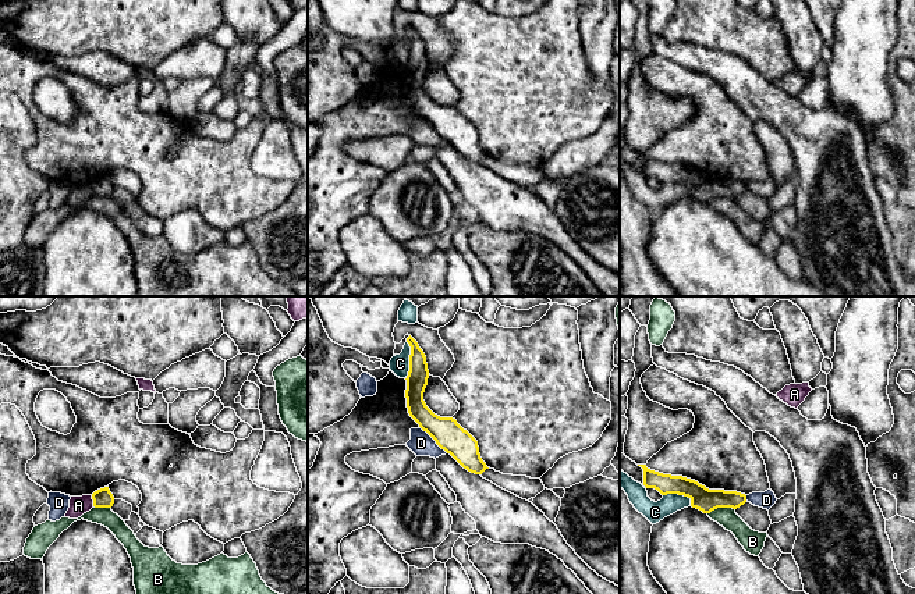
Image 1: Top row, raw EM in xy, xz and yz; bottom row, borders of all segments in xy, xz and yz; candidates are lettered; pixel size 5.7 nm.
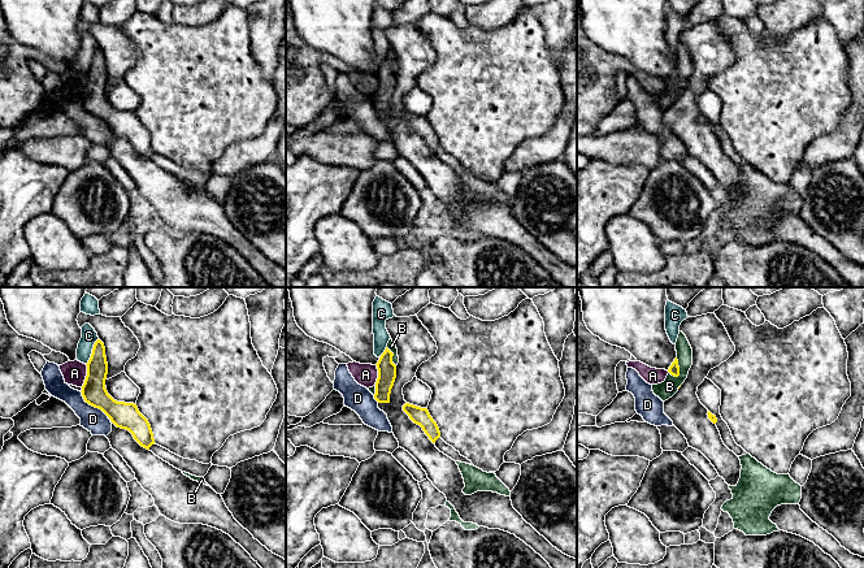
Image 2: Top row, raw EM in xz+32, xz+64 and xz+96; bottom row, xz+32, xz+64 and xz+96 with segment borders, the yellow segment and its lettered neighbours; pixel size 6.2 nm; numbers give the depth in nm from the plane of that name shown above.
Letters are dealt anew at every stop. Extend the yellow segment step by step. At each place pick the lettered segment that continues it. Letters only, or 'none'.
none

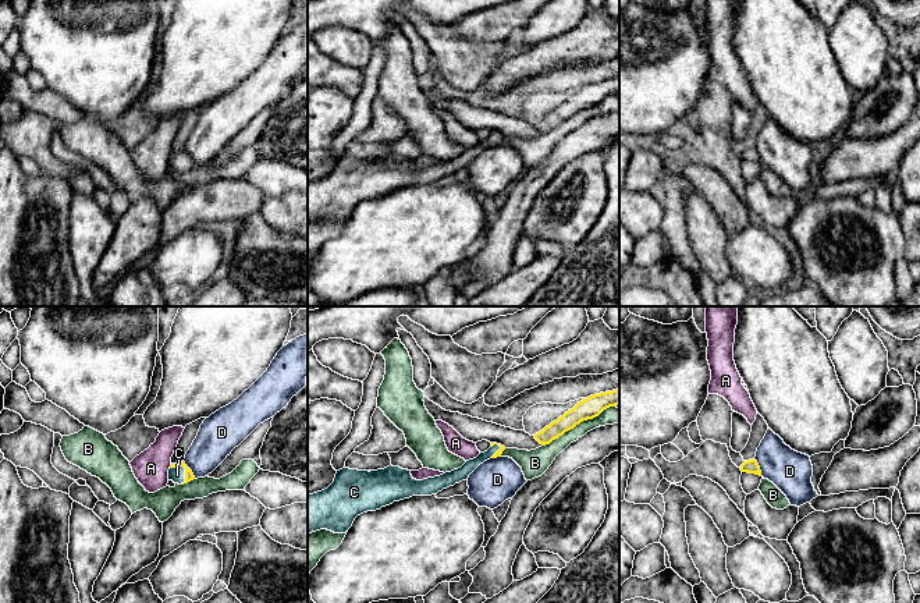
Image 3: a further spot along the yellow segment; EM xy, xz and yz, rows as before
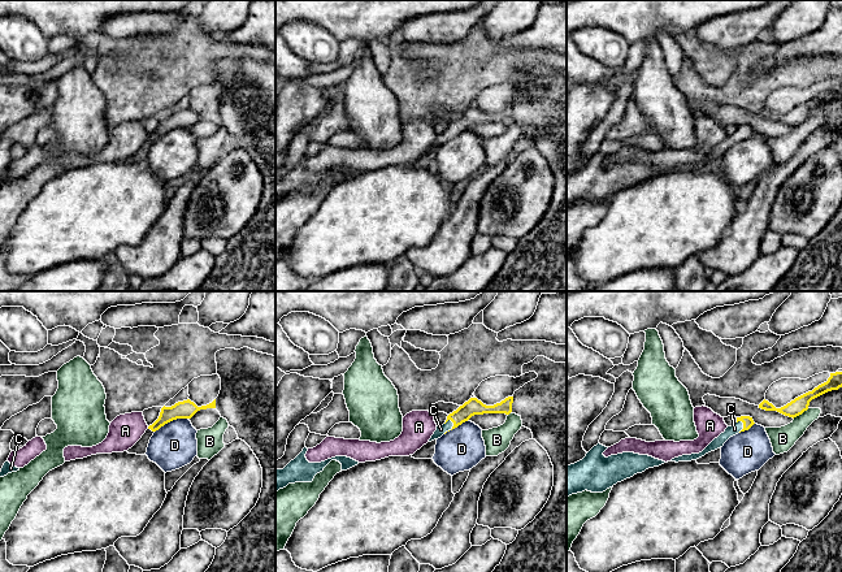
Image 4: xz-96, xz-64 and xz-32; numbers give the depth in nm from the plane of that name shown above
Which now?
C

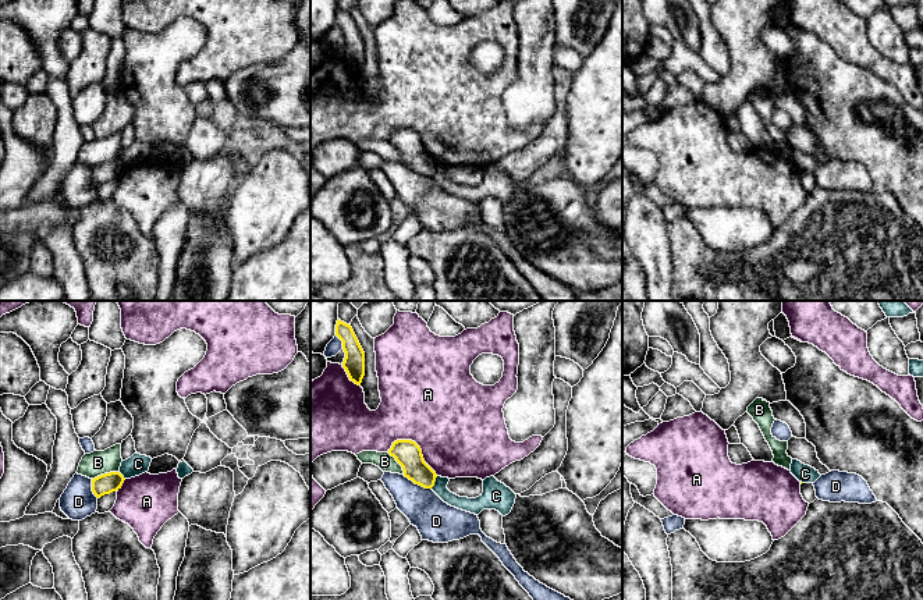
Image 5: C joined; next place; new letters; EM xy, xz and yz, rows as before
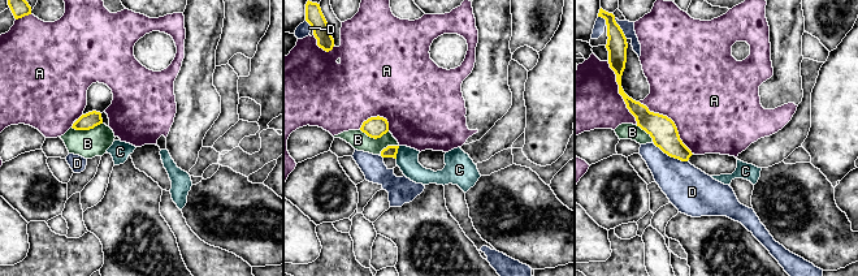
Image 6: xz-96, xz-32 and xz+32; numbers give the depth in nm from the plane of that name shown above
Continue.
none

